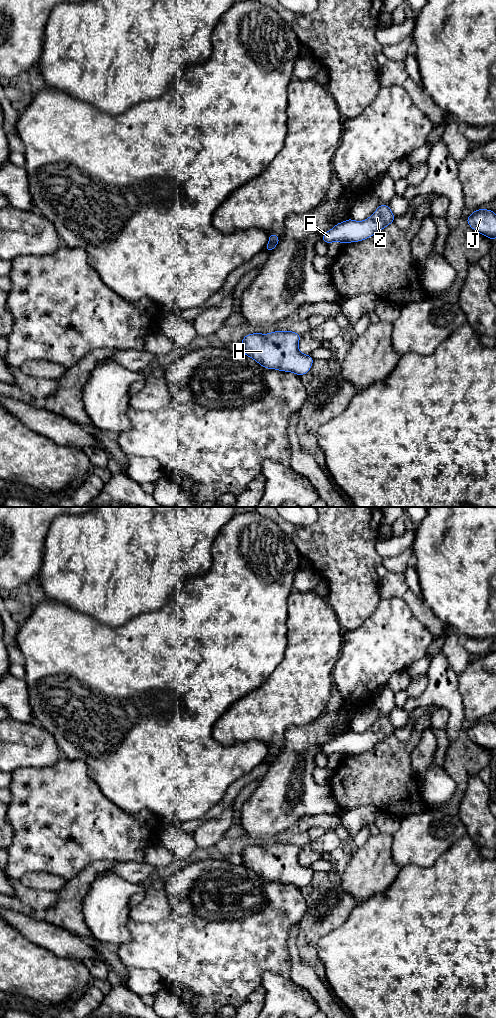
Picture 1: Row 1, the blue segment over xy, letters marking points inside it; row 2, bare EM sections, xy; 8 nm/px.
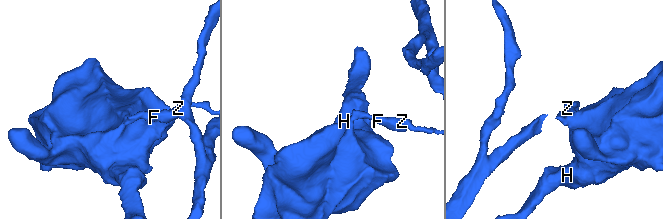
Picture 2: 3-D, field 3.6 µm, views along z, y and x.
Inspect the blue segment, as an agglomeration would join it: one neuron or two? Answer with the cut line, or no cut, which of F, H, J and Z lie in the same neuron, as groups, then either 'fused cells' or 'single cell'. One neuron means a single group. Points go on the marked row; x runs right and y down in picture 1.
xy (278, 238), (268, 250) | F J Z / H | fused cells

